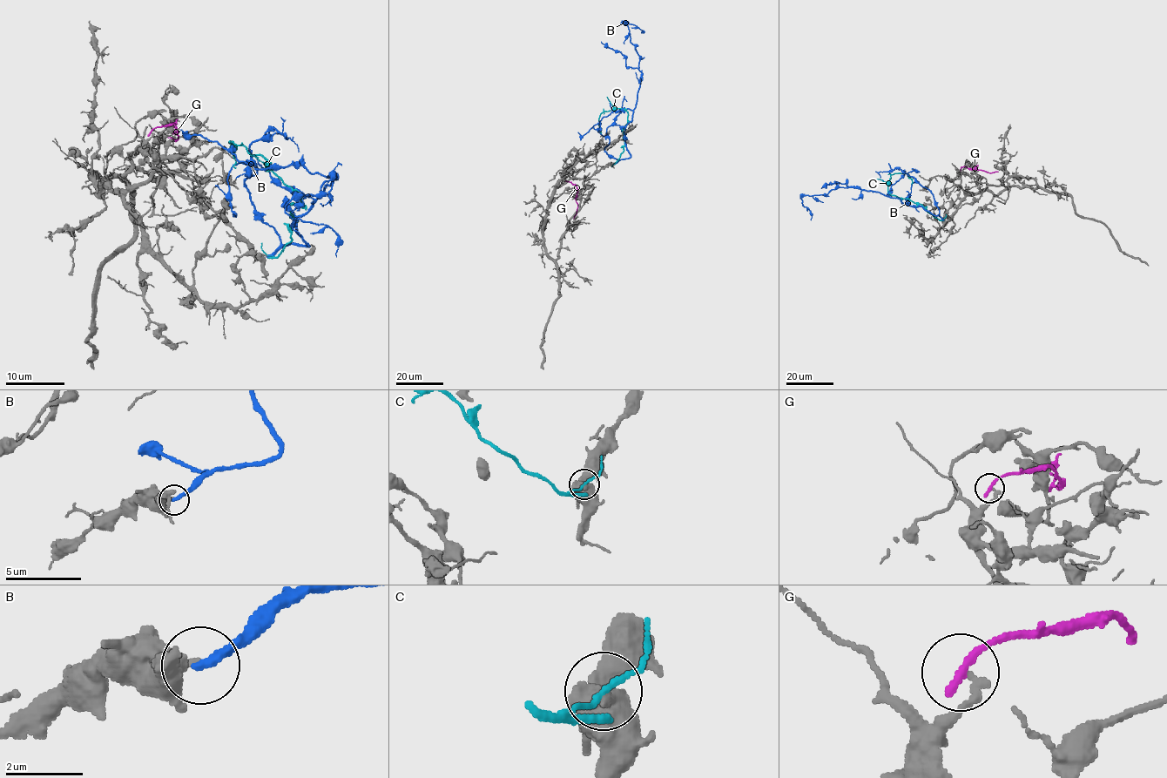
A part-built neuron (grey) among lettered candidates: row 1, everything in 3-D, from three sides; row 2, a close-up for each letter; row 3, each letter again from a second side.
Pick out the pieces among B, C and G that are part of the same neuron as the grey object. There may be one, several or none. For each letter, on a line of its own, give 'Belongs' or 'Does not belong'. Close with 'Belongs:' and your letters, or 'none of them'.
B: Does not belong
C: Does not belong
G: Does not belong
Belongs: none of them

